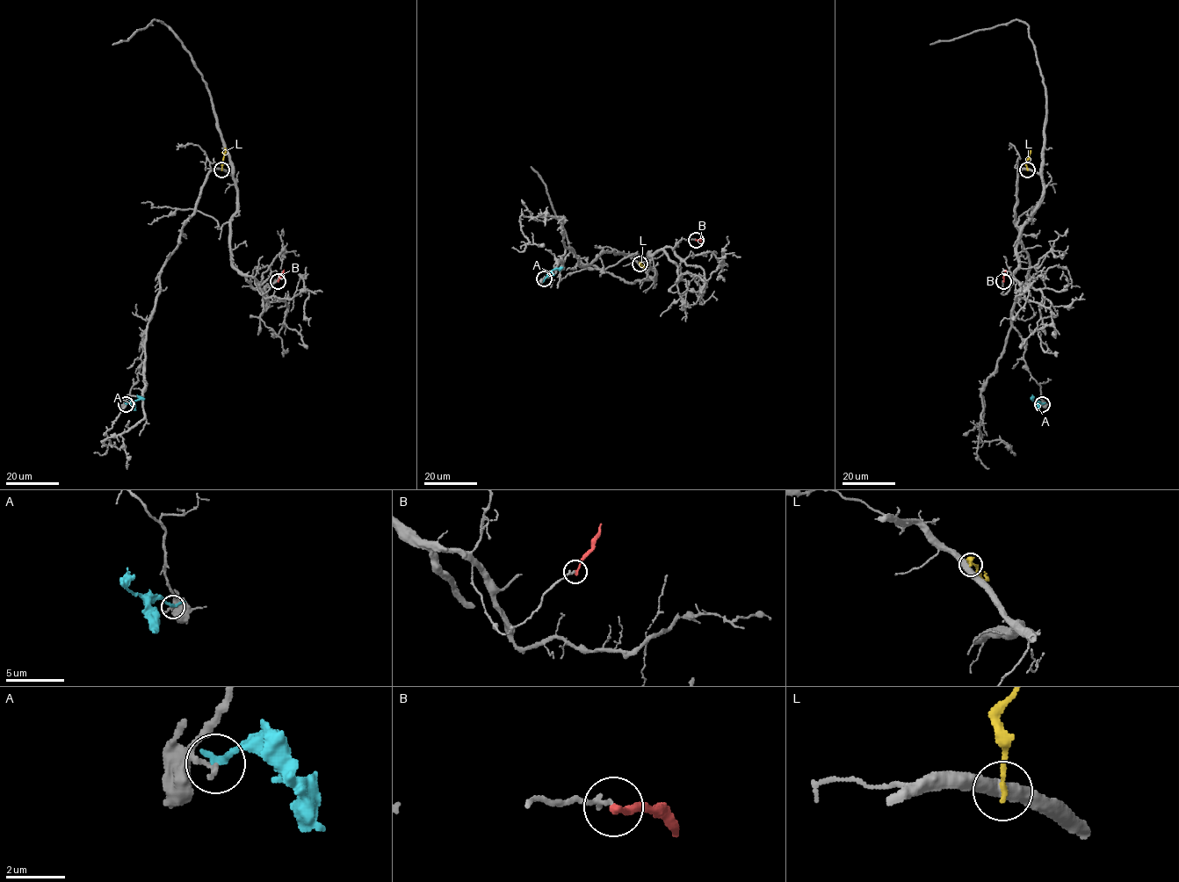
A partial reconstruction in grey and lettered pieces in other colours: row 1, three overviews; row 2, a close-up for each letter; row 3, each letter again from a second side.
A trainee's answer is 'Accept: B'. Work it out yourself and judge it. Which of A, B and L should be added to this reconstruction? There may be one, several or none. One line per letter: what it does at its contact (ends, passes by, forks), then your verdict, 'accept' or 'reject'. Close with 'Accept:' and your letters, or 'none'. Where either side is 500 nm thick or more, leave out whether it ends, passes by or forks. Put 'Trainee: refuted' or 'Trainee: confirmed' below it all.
A: it ends | reject
B: it ends | accept
L: it ends | reject
Accept: B
Trainee: confirmed

